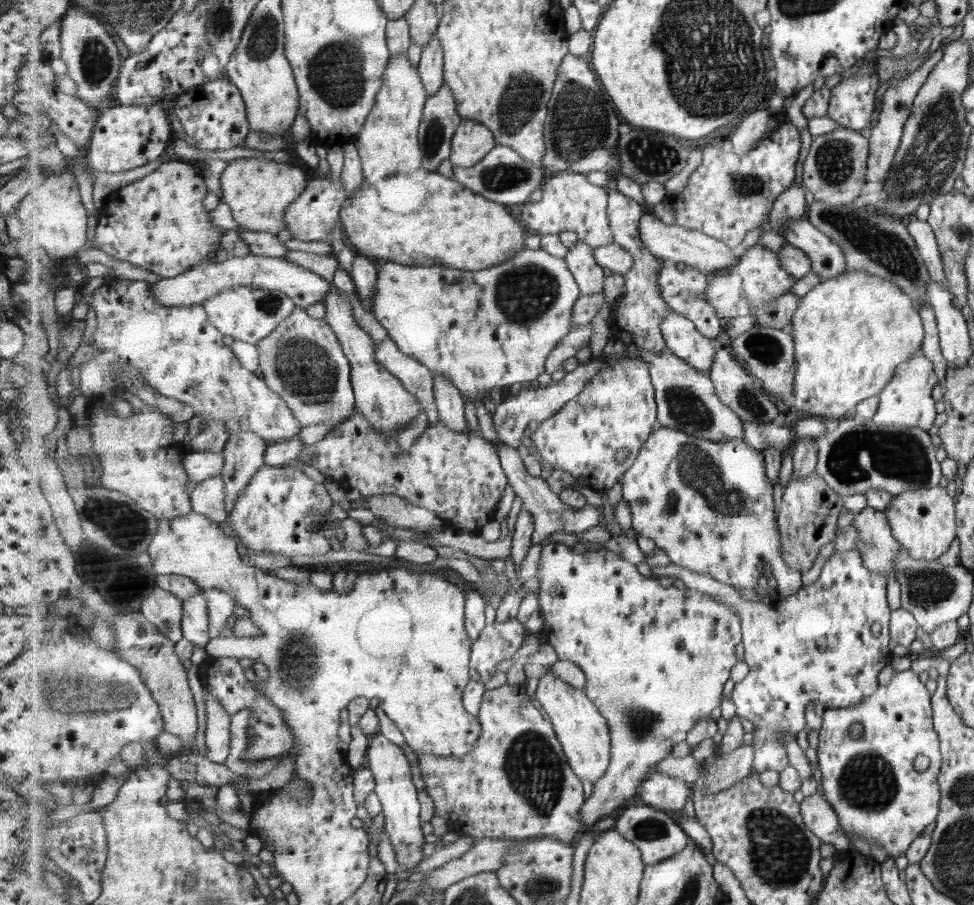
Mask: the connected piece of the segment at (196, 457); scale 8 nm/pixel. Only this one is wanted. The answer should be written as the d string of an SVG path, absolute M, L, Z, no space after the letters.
M199 450L184 455L185 470L189 480L196 483L209 480L211 477L223 476L225 468L225 454Z

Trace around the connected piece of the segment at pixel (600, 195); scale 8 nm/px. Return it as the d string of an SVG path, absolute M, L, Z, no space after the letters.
M565 170L560 173L548 174L543 184L543 198L539 202L527 202L520 214L521 222L527 228L536 230L539 235L559 235L565 231L575 232L581 241L597 248L616 242L611 222L609 222L608 191L602 186L591 184L586 174Z

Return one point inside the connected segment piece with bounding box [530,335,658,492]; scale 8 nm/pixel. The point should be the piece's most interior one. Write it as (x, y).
(618, 409)

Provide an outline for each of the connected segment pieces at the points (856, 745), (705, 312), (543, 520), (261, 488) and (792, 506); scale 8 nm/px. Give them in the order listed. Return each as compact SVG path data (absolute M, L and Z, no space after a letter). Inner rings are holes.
M911 669L891 673L871 697L865 697L865 700L857 705L827 708L822 729L819 731L817 758L822 774L824 797L840 816L841 827L852 835L862 837L867 843L868 839L871 839L887 853L887 858L895 859L901 853L904 854L917 838L917 834L927 824L936 821L937 806L940 806L940 790L937 790L936 777L937 772L940 772L939 762L943 762L943 759L939 758L937 735L931 728L929 694ZM919 692L923 692L923 700L915 700L917 706L907 706L905 702L917 698ZM857 722L861 724L863 731L859 738L853 739L849 728ZM919 755L929 758L929 765L923 772L913 769L913 758Z
M664 261L661 266L659 282L661 294L670 309L693 321L697 330L706 338L715 341L715 337L725 331L726 321L717 315L714 307L705 298L705 289L708 282L707 276L698 270L693 270L693 268L682 268L678 263Z
M503 443L501 446L498 446L498 451L502 466L508 474L509 484L515 489L517 496L522 499L523 504L521 510L531 512L533 518L535 518L535 532L532 536L533 545L543 542L541 541L543 538L547 538L553 532L557 532L557 530L562 530L569 534L579 534L600 524L599 519L603 514L603 508L600 512L599 509L591 506L591 504L584 506L583 509L571 507L571 505L561 499L560 494L555 494L550 489L545 479L533 477L527 472L521 454L515 448Z
M265 464L259 469L249 486L239 494L235 502L235 510L231 510L228 520L231 527L237 531L241 544L246 548L284 555L287 557L297 555L325 554L331 550L329 539L323 535L323 526L329 525L329 512L334 511L333 500L323 482L315 482L301 470L292 467L275 467Z
M819 470L809 476L793 475L779 497L782 500L779 523L785 562L793 569L807 572L813 568L821 548L836 538L837 519L844 510L844 498L827 484L827 478L821 477Z

